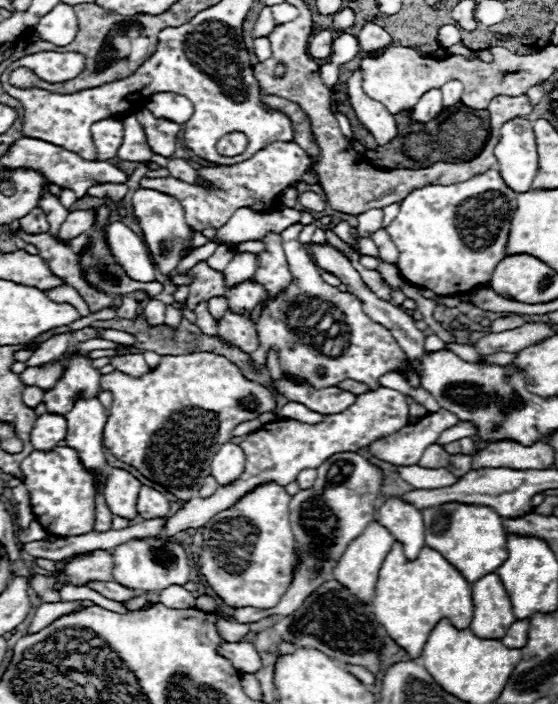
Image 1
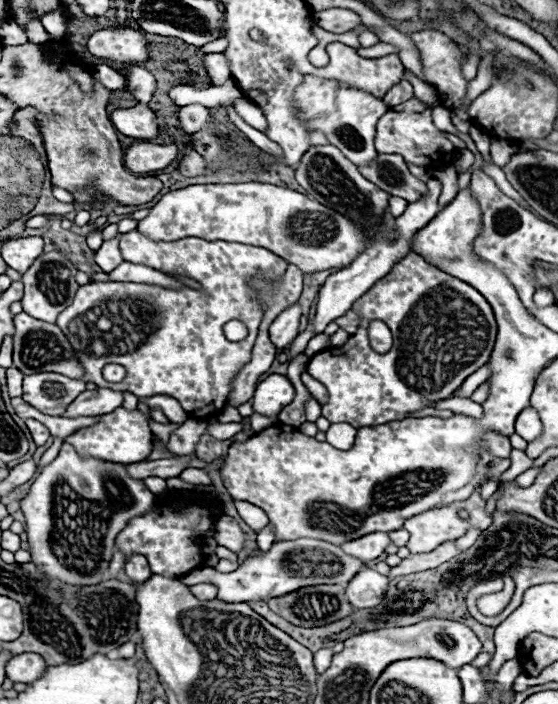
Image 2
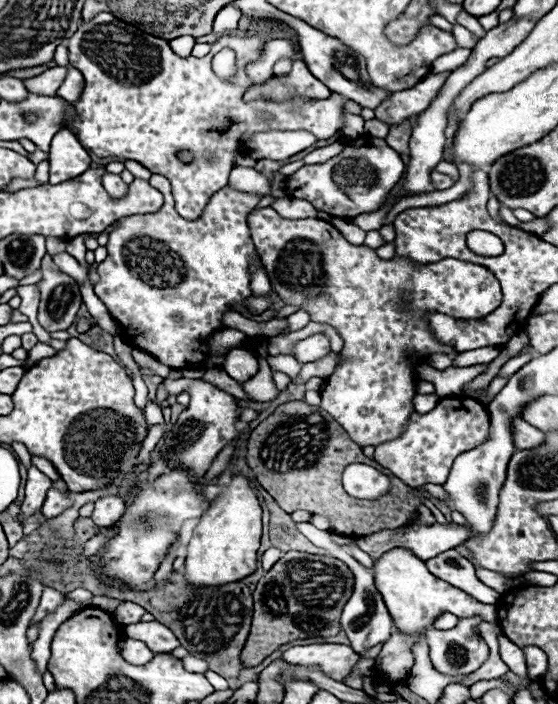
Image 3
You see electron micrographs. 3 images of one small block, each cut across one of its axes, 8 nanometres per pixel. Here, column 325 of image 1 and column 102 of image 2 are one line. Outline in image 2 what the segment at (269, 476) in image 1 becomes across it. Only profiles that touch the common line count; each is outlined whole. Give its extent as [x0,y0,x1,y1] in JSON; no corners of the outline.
[66,408,152,464]

